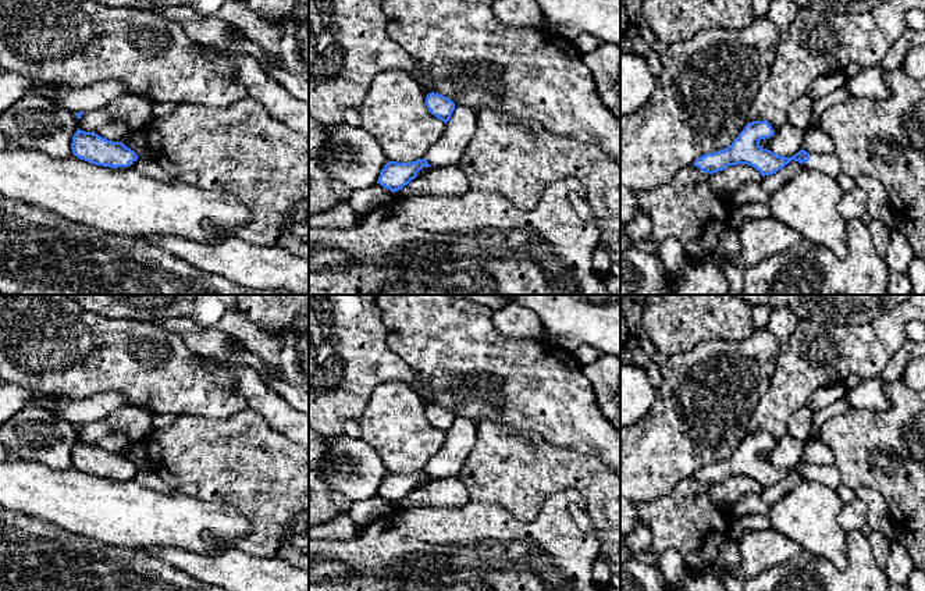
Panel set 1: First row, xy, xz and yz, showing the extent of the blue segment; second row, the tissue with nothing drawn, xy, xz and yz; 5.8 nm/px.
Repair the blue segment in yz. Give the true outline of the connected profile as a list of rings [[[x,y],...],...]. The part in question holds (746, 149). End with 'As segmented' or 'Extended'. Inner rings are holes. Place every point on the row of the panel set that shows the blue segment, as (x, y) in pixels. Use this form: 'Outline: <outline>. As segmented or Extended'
Outline: [[[768,121],[747,122],[730,146],[698,157],[693,165],[704,172],[714,174],[723,171],[729,165],[747,164],[765,177],[775,174],[794,160],[807,170],[817,170],[832,178],[837,178],[842,172],[836,153],[817,154],[801,149],[793,157],[783,157],[768,149],[762,149],[759,140],[771,138],[773,133]]]. Extended

